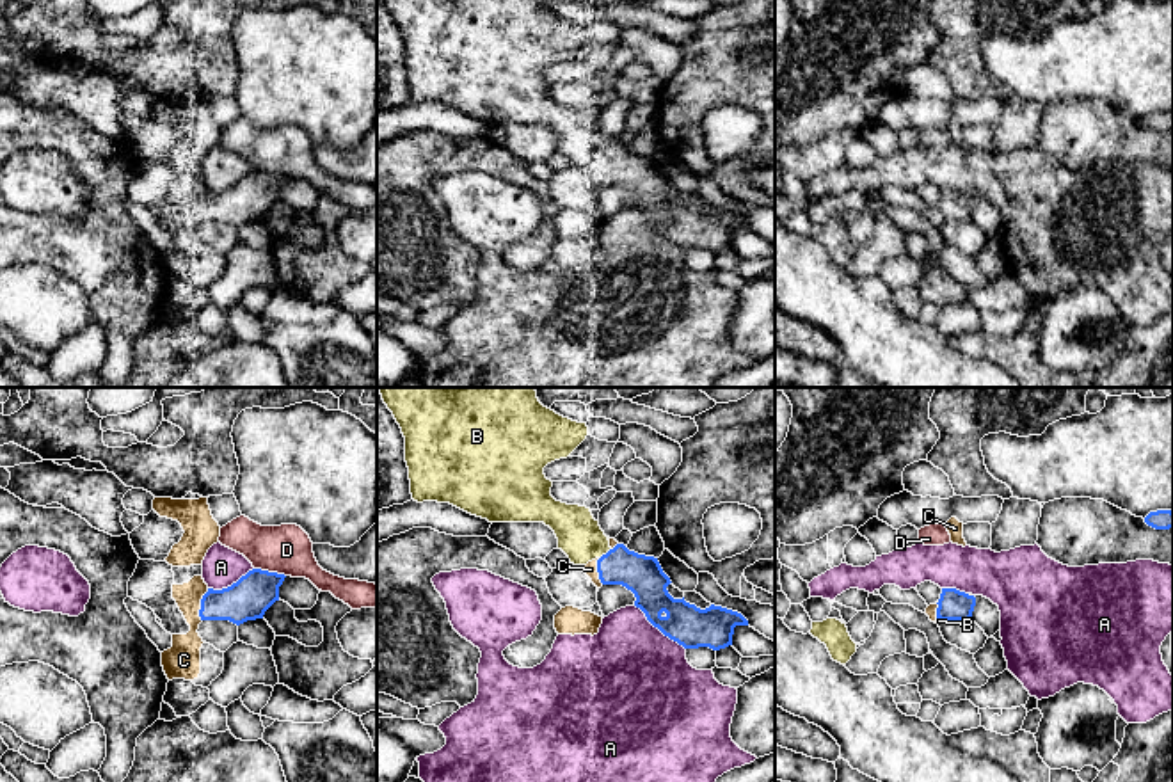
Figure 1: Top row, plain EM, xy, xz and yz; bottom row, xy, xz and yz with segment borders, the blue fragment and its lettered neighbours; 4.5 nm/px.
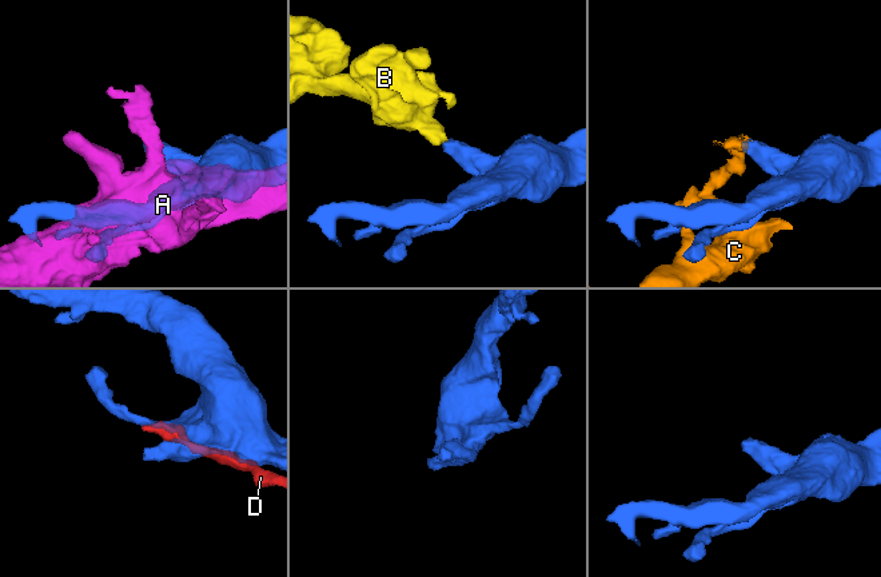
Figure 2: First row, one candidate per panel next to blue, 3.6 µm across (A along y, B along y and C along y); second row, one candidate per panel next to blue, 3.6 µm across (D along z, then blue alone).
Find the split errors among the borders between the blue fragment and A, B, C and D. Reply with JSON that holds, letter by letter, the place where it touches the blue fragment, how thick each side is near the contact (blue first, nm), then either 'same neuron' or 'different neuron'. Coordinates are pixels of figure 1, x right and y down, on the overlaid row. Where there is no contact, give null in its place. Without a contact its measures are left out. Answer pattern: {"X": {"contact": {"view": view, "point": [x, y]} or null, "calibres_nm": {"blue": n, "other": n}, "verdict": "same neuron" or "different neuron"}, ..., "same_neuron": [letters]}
{"A": {"contact": {"view": "xz", "point": [660, 630]}, "calibres_nm": {"blue": 190, "other": 480}, "verdict": "different neuron"}, "B": {"contact": {"view": "xz", "point": [606, 553]}, "calibres_nm": {"blue": 180, "other": 200}, "verdict": "same neuron"}, "C": {"contact": {"view": "xy", "point": [201, 605]}, "calibres_nm": {"blue": 190, "other": 150}, "verdict": "different neuron"}, "D": {"contact": {"view": "xy", "point": [271, 573]}, "calibres_nm": {"blue": 190, "other": 220}, "verdict": "different neuron"}, "same_neuron": ["B"]}

